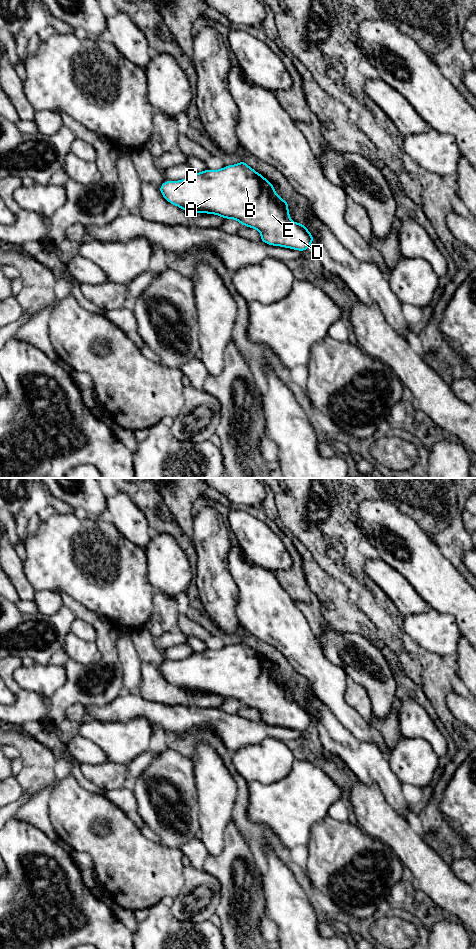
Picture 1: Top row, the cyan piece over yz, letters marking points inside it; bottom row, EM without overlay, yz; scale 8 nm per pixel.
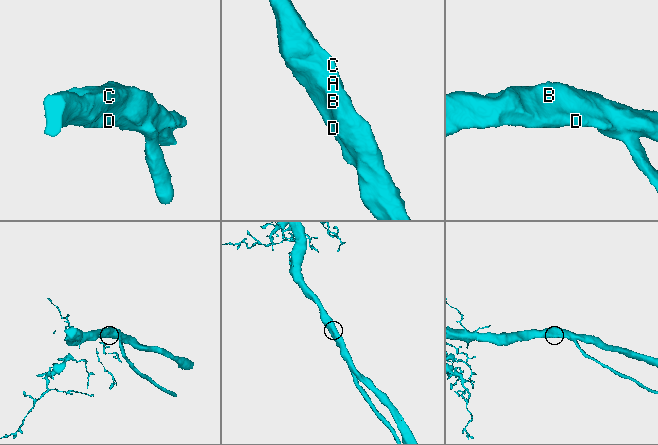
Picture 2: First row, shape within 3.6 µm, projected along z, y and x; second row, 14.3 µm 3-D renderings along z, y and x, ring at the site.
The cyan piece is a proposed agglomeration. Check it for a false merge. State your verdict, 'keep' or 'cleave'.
keep

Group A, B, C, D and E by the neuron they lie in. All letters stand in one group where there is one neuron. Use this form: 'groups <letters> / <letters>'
groups A B C D E

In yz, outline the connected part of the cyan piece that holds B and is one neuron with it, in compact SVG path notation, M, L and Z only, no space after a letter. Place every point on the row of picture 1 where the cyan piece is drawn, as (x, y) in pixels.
M244 160L219 170L206 169L183 180L165 181L159 189L166 201L188 213L215 214L226 219L235 219L241 225L258 230L261 234L260 241L266 244L305 251L314 242L312 234L303 223L290 219L290 204L275 193L270 181L248 166Z

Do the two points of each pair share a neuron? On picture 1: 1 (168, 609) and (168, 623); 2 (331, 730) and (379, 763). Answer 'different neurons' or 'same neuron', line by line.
1: same neuron
2: same neuron

